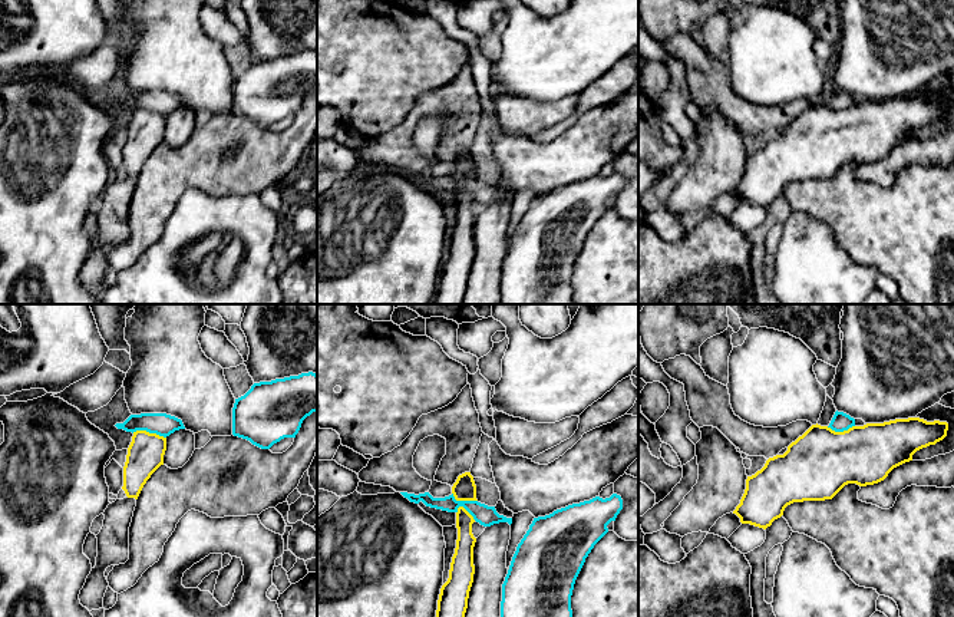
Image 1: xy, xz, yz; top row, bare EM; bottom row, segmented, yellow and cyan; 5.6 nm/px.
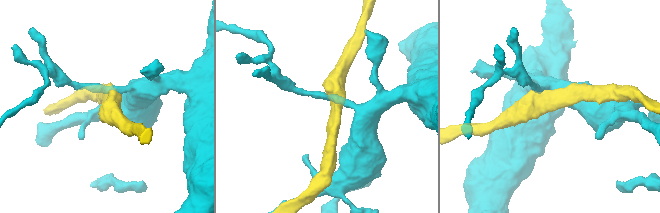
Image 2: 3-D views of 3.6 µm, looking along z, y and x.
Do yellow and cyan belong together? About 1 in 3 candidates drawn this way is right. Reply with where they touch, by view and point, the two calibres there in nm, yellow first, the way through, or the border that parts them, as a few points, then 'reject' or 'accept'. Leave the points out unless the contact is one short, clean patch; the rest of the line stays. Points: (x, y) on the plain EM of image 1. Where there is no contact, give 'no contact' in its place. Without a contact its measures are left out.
meets yellow in xy at (148, 111); 200 nm thick on the yellow side, 130 nm on the other; reject

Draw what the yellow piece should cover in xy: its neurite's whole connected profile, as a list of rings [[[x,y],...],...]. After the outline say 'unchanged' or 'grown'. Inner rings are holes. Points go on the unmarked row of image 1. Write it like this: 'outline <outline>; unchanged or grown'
outline [[[146,109],[133,110],[123,145],[123,165],[128,176],[138,178],[151,154],[164,143],[166,116]]]; unchanged

